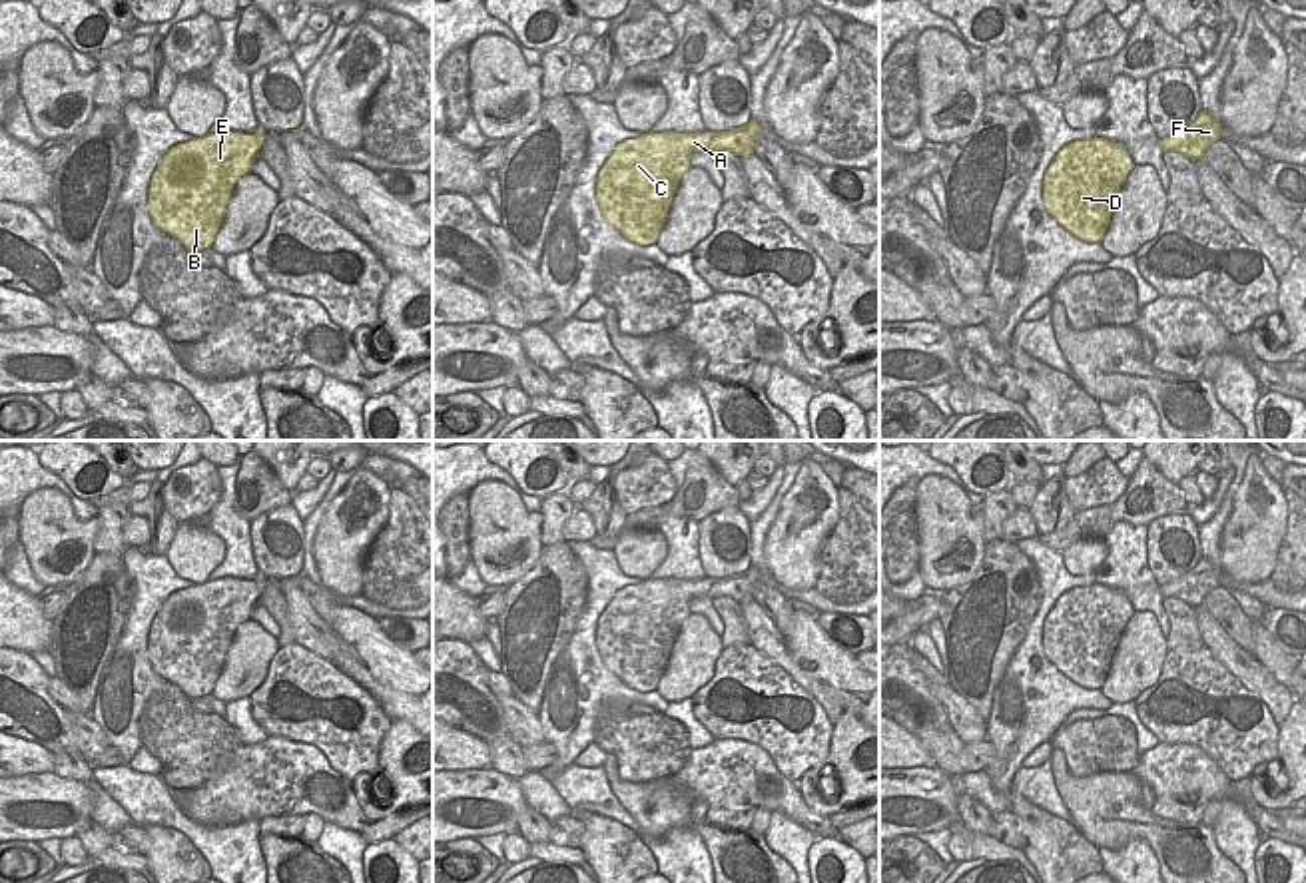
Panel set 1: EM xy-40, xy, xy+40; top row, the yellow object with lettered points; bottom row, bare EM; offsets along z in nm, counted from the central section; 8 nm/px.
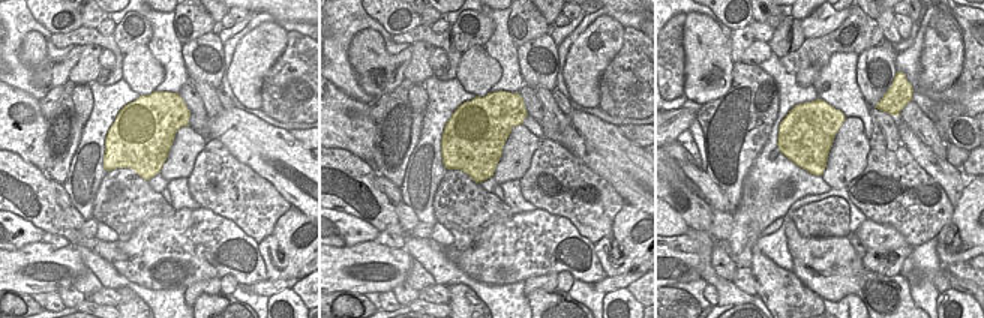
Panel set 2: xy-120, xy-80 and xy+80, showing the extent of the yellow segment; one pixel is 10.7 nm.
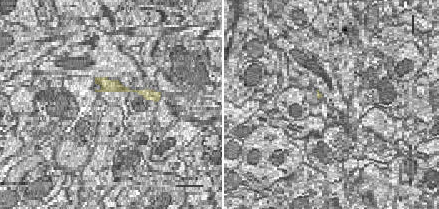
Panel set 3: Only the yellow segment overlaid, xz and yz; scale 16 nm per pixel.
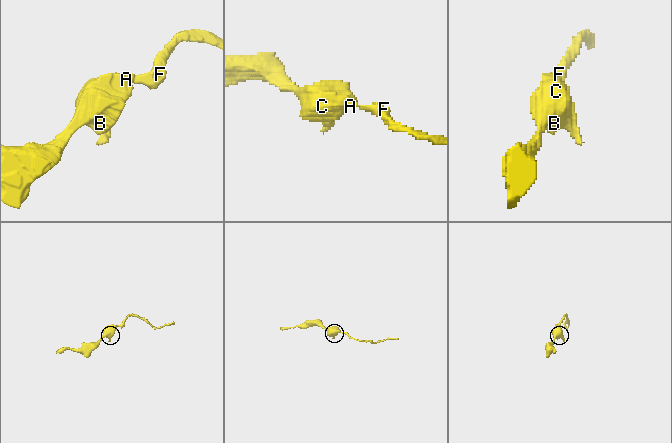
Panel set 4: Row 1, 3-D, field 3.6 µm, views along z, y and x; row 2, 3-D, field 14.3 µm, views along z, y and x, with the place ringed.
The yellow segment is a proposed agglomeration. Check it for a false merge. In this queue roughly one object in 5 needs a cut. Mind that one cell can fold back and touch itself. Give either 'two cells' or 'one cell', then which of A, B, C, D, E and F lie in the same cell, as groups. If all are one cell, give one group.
one cell; A B C D E F

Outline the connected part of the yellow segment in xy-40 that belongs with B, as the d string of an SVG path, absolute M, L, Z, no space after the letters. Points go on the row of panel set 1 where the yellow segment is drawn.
M223 130L175 144L162 157L148 187L148 211L158 229L189 253L209 249L241 175L259 157L263 132Z

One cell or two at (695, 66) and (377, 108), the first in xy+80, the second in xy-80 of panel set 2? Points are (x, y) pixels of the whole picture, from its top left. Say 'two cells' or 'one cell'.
two cells

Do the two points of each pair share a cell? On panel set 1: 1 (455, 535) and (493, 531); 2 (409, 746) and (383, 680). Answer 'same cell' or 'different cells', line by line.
1: different cells
2: different cells

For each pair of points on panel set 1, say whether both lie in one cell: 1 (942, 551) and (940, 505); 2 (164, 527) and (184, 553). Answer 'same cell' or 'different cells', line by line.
1: same cell
2: different cells

